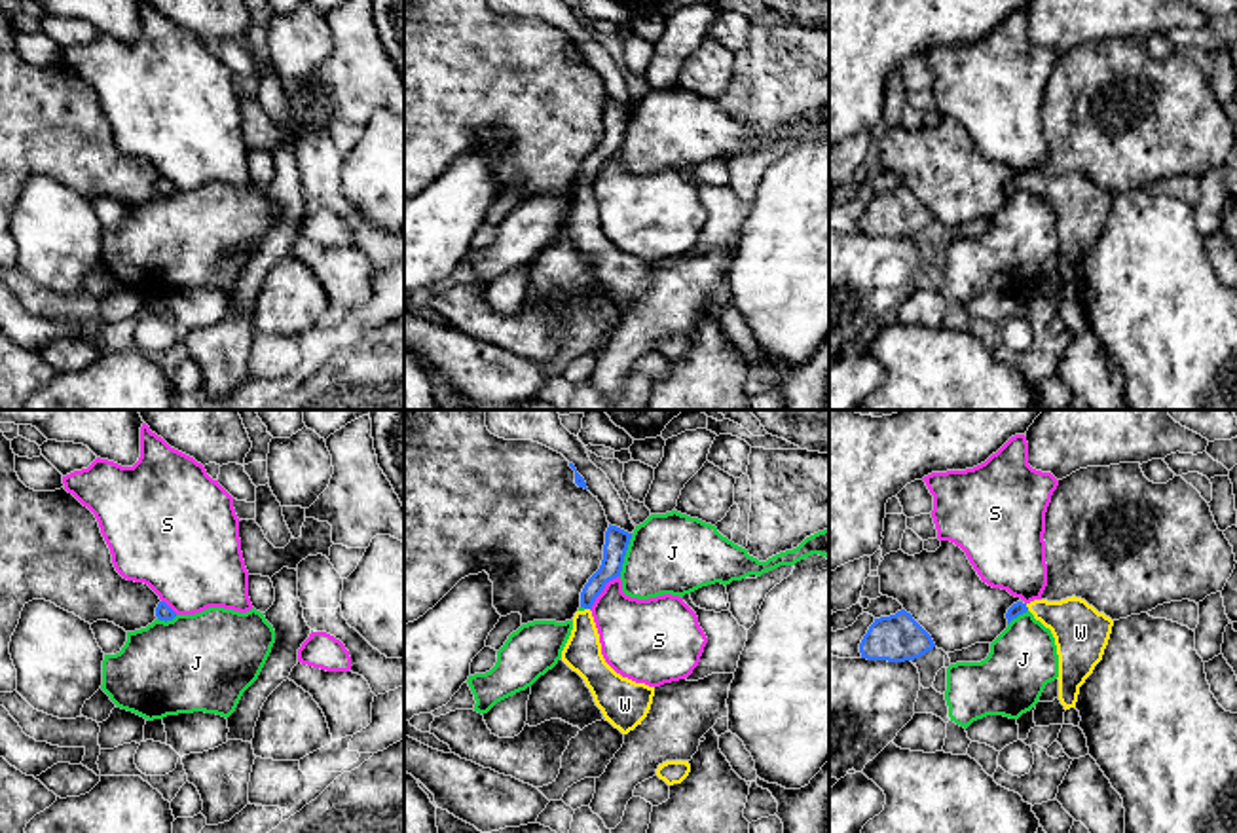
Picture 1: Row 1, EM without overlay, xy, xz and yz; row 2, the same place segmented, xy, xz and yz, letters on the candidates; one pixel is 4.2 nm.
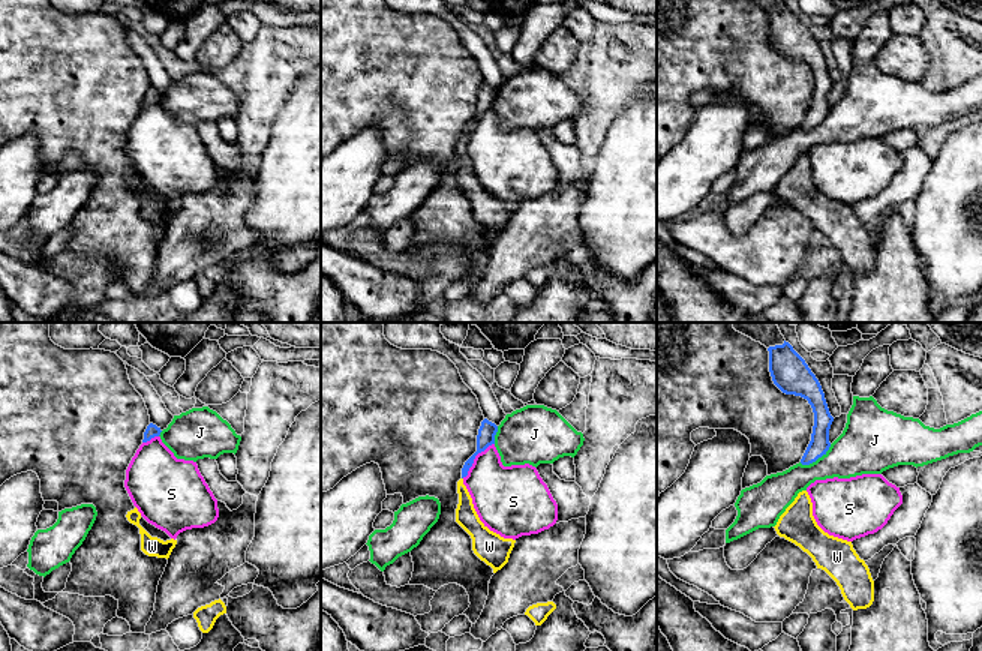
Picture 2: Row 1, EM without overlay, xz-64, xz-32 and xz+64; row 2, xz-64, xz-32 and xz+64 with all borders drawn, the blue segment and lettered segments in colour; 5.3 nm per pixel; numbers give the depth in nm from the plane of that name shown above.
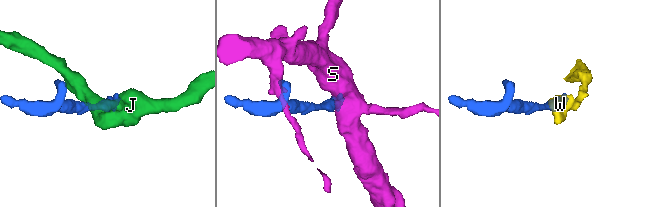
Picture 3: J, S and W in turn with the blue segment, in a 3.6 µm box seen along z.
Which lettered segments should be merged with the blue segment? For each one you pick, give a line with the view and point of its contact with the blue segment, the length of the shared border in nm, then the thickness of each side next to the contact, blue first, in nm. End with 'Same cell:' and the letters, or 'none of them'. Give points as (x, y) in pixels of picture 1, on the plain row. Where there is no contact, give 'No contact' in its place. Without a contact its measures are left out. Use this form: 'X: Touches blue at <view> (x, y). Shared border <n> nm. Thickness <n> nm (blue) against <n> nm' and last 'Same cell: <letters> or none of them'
W: Touches blue at yz (1027, 183). Shared border 40 nm. Thickness 60 nm (blue) against 220 nm
Same cell: W

